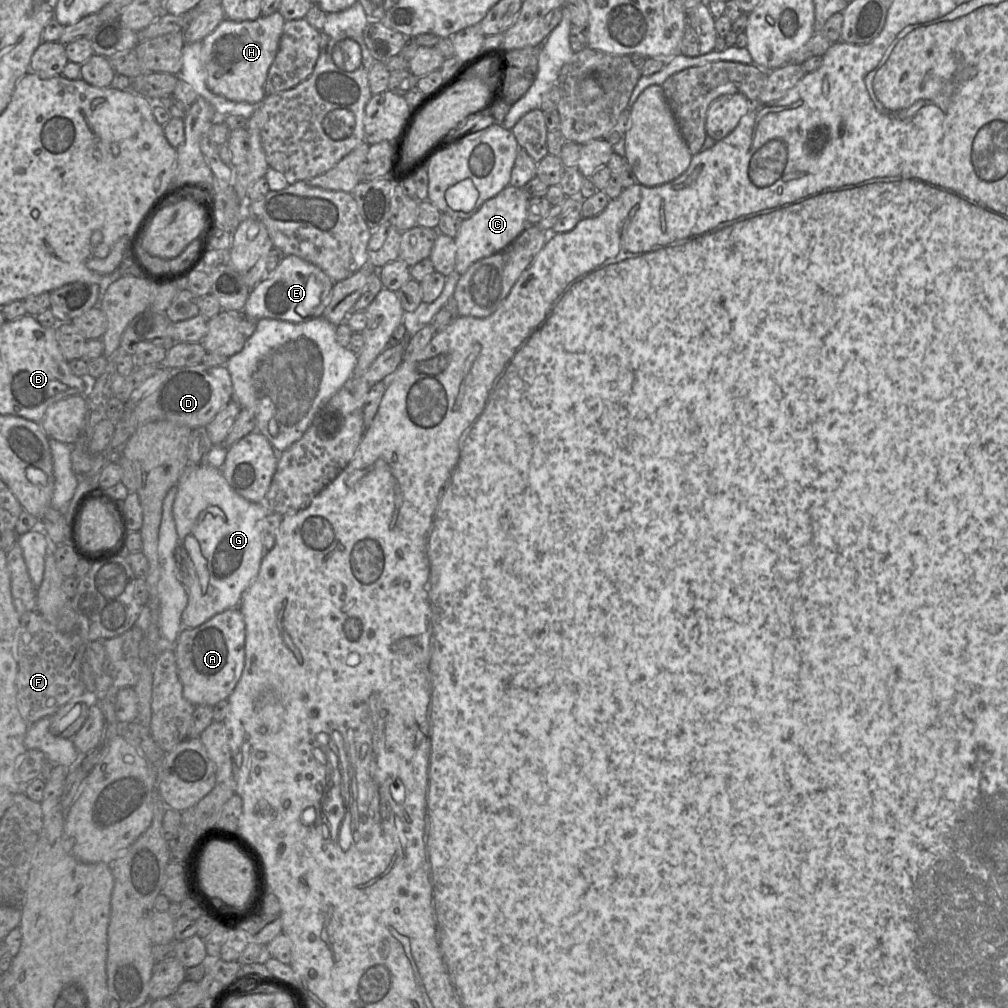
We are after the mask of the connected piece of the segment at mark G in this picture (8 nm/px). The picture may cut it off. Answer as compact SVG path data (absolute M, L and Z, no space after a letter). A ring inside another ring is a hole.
M202 463L198 465L189 465L187 469L183 472L182 476L180 477L177 483L177 494L175 496L172 507L172 514L176 523L176 530L178 534L178 545L183 546L187 552L188 572L192 577L192 584L188 592L188 603L181 615L183 628L198 627L218 613L221 613L230 608L239 608L242 595L251 585L251 583L256 579L260 570L262 560L266 553L266 549L264 548L263 543L261 541L259 521L261 521L269 513L270 510L268 509L265 503L251 502L237 494L228 484L221 469L215 468L206 463Z

